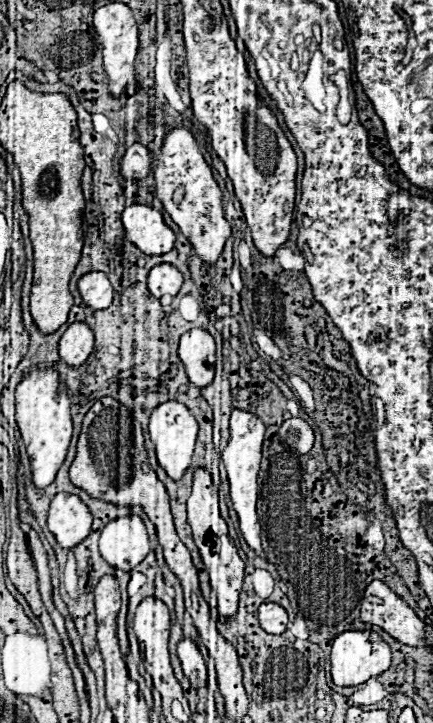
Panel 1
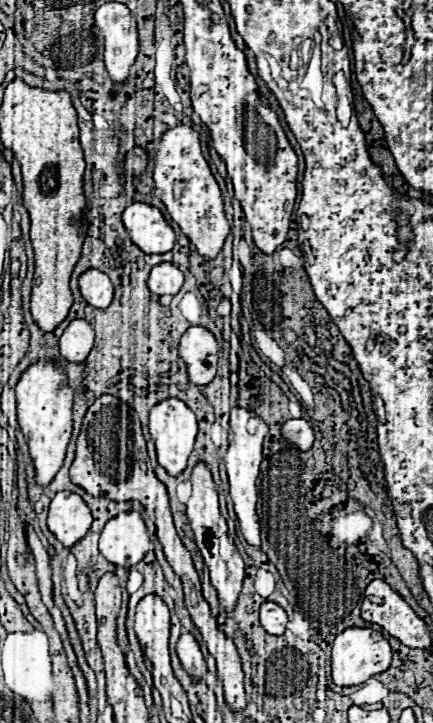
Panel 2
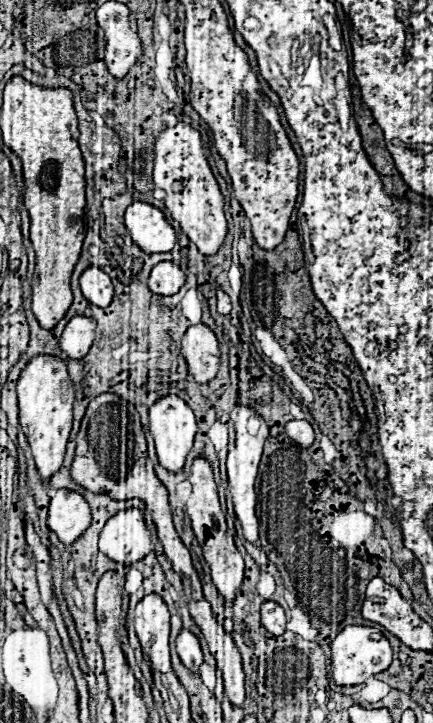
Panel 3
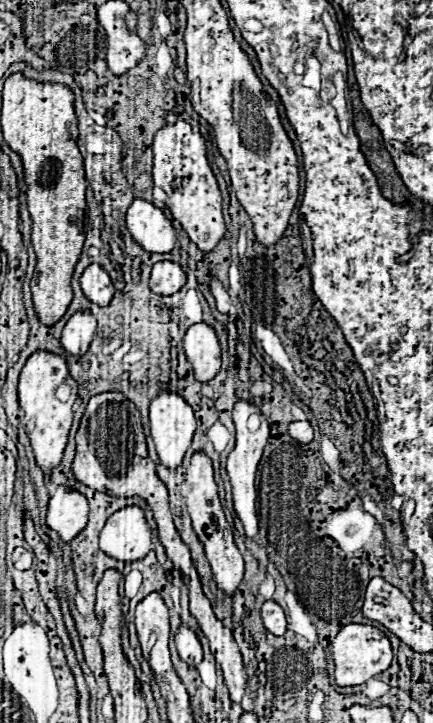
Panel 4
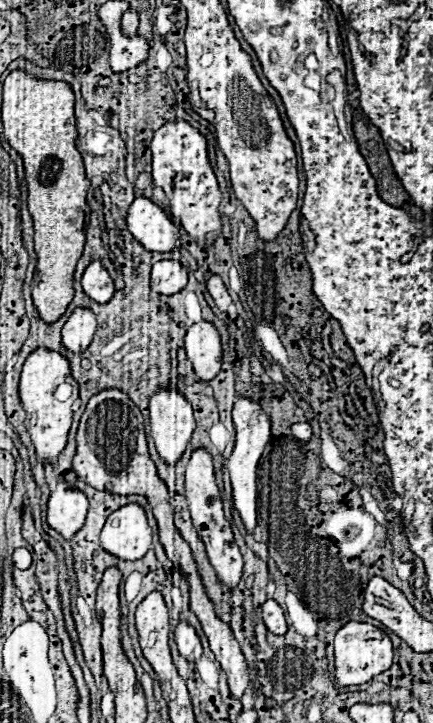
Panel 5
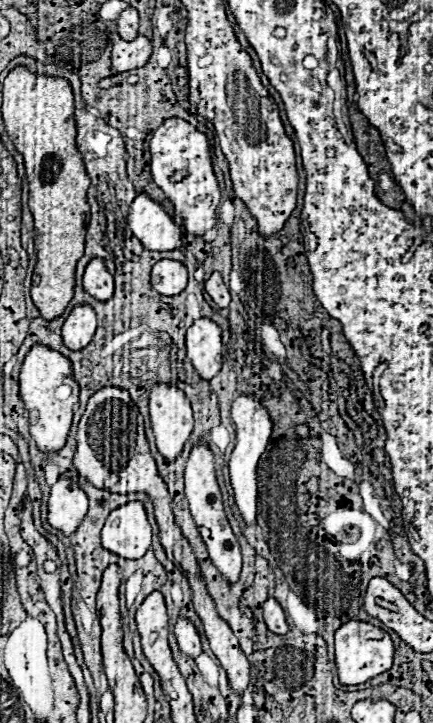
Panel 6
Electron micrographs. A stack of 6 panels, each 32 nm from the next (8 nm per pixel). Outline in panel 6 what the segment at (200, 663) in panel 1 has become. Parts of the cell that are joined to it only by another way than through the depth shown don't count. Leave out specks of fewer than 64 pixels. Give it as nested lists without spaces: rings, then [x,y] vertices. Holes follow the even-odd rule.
[[[180,616],[178,622],[174,624],[174,634],[176,634],[176,640],[178,640],[178,646],[180,650],[190,656],[190,658],[196,658],[200,652],[202,652],[202,646],[200,646],[200,636],[198,636],[198,630],[194,628],[194,624]]]

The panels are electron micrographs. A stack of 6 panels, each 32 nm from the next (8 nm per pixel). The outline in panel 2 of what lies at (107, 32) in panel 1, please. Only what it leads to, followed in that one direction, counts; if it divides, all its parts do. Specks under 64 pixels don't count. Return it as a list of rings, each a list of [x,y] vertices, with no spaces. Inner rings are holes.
[[[106,2],[94,14],[96,26],[104,34],[104,64],[114,82],[124,82],[134,64],[140,42],[136,34],[136,22],[126,4]]]

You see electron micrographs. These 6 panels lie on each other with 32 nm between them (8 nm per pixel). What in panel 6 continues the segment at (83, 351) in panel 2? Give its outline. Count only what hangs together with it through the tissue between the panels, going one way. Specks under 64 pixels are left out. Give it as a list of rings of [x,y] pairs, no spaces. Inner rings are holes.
[[[90,304],[74,306],[70,316],[66,318],[62,326],[62,338],[64,344],[72,350],[80,350],[86,344],[90,344],[92,336],[96,332],[96,312]]]

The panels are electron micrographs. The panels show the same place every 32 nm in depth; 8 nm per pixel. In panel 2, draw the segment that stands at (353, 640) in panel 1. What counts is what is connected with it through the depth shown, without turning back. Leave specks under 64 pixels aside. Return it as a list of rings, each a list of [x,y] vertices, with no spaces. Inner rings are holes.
[[[346,628],[332,642],[332,678],[338,686],[364,684],[368,678],[388,670],[392,662],[392,648],[384,636],[372,628]]]

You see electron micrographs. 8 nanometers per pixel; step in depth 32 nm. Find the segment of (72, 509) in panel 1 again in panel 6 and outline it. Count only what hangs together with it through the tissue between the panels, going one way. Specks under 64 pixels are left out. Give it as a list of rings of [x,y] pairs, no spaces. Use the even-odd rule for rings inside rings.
[[[60,476],[58,482],[52,486],[48,498],[48,522],[70,536],[80,522],[84,520],[88,510],[86,492],[78,486],[78,482]]]

